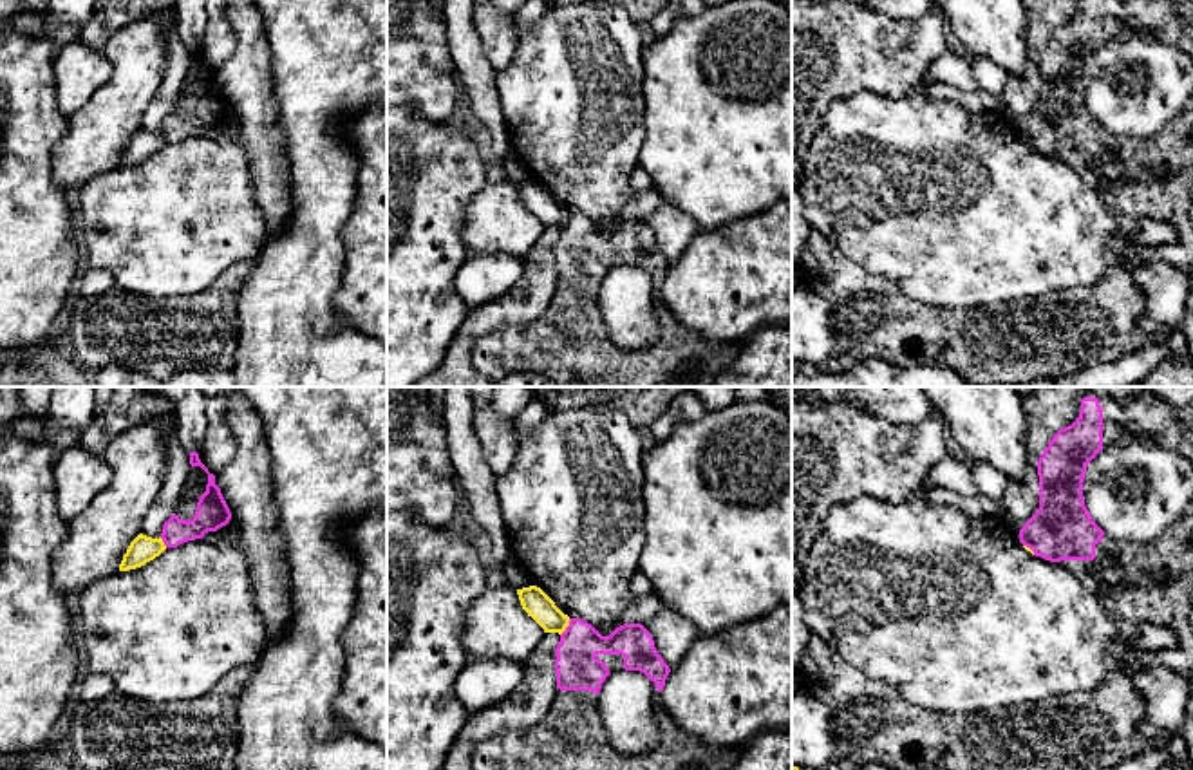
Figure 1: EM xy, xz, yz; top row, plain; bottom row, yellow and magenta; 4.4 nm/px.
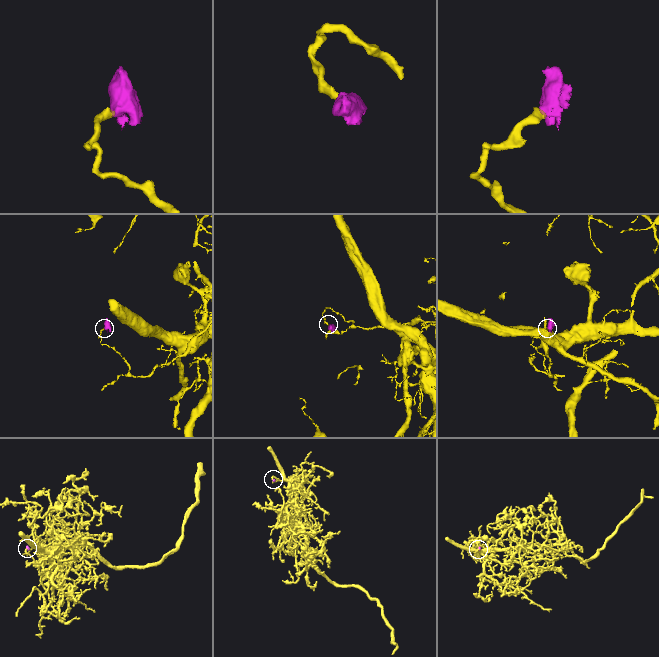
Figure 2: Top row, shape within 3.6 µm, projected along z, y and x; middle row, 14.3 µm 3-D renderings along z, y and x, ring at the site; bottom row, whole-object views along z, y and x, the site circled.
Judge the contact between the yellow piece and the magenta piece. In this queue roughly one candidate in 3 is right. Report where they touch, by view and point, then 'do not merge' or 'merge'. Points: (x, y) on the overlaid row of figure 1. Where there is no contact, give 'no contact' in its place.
xz (566, 626) | do not merge

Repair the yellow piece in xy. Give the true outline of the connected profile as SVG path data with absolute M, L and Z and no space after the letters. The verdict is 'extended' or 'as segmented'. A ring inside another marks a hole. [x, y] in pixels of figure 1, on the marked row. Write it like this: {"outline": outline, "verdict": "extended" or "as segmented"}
{"outline": "M139 533L128 546L123 560L119 564L119 571L128 571L145 566L154 560L166 549L163 539L152 539Z", "verdict": "as segmented"}

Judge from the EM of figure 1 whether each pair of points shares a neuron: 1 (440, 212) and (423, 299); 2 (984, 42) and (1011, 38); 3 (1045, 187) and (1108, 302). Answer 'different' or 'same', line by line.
1: same
2: same
3: different

